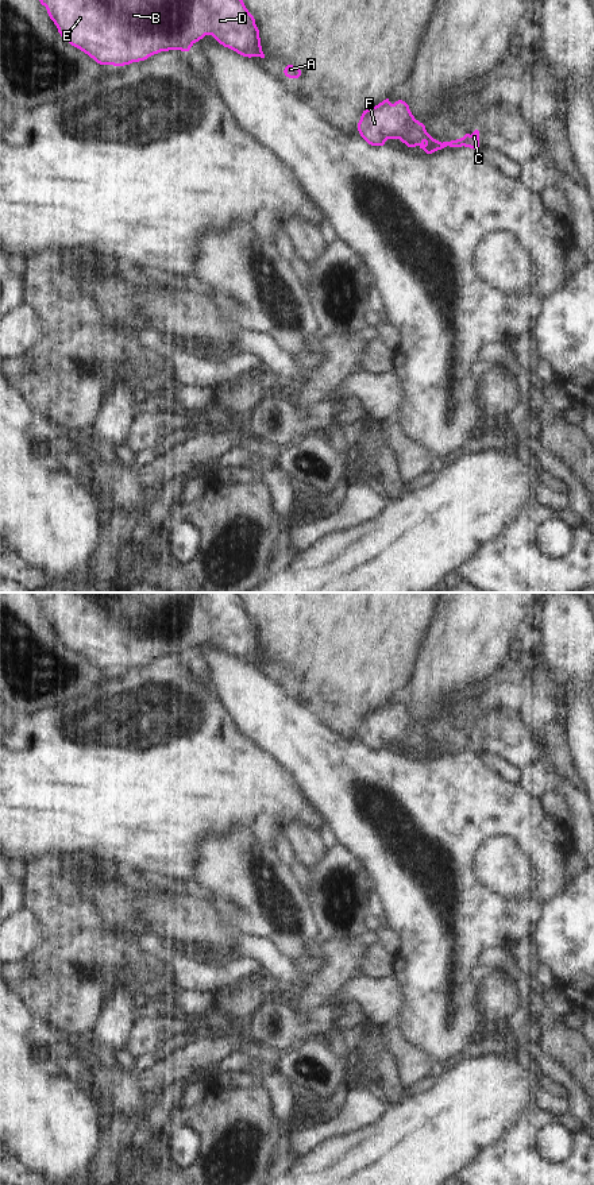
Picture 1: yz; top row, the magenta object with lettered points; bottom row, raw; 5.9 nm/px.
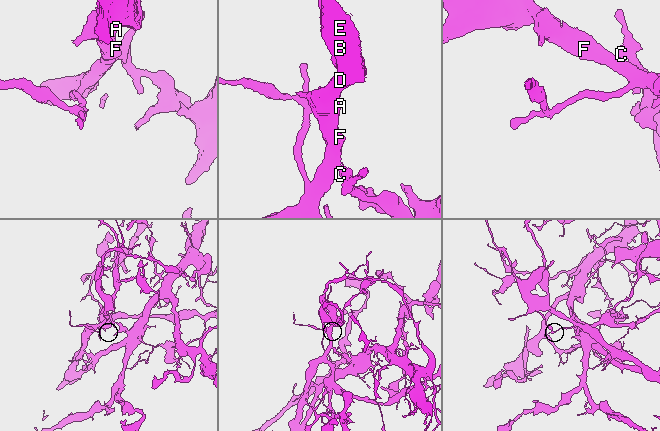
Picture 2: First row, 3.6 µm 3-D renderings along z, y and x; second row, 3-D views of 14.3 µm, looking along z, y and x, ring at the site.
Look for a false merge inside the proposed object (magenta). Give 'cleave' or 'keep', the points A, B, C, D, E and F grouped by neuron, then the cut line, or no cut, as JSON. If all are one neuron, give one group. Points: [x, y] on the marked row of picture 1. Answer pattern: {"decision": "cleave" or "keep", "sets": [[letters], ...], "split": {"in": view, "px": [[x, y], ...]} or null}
{"decision": "cleave", "sets": [["A", "B", "D", "E", "F"], ["C"]], "split": {"in": "yz", "px": [[443, 142], [454, 146]]}}

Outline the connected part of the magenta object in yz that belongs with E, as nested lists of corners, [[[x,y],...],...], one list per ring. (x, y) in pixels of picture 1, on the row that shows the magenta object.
[[[39,0],[63,40],[80,49],[100,65],[124,66],[144,61],[161,51],[190,47],[205,35],[212,35],[220,45],[243,57],[265,58],[259,30],[243,0]]]

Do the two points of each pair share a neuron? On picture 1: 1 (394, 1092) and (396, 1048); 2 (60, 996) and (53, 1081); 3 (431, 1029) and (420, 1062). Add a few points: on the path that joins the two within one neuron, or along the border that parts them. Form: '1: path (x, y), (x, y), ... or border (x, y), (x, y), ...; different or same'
1: border (385, 1031), (388, 1049), (404, 1088); different
2: border (33, 1015), (37, 1021), (46, 1025), (64, 1045); different
3: border (400, 1031), (412, 1045), (434, 1060); different

